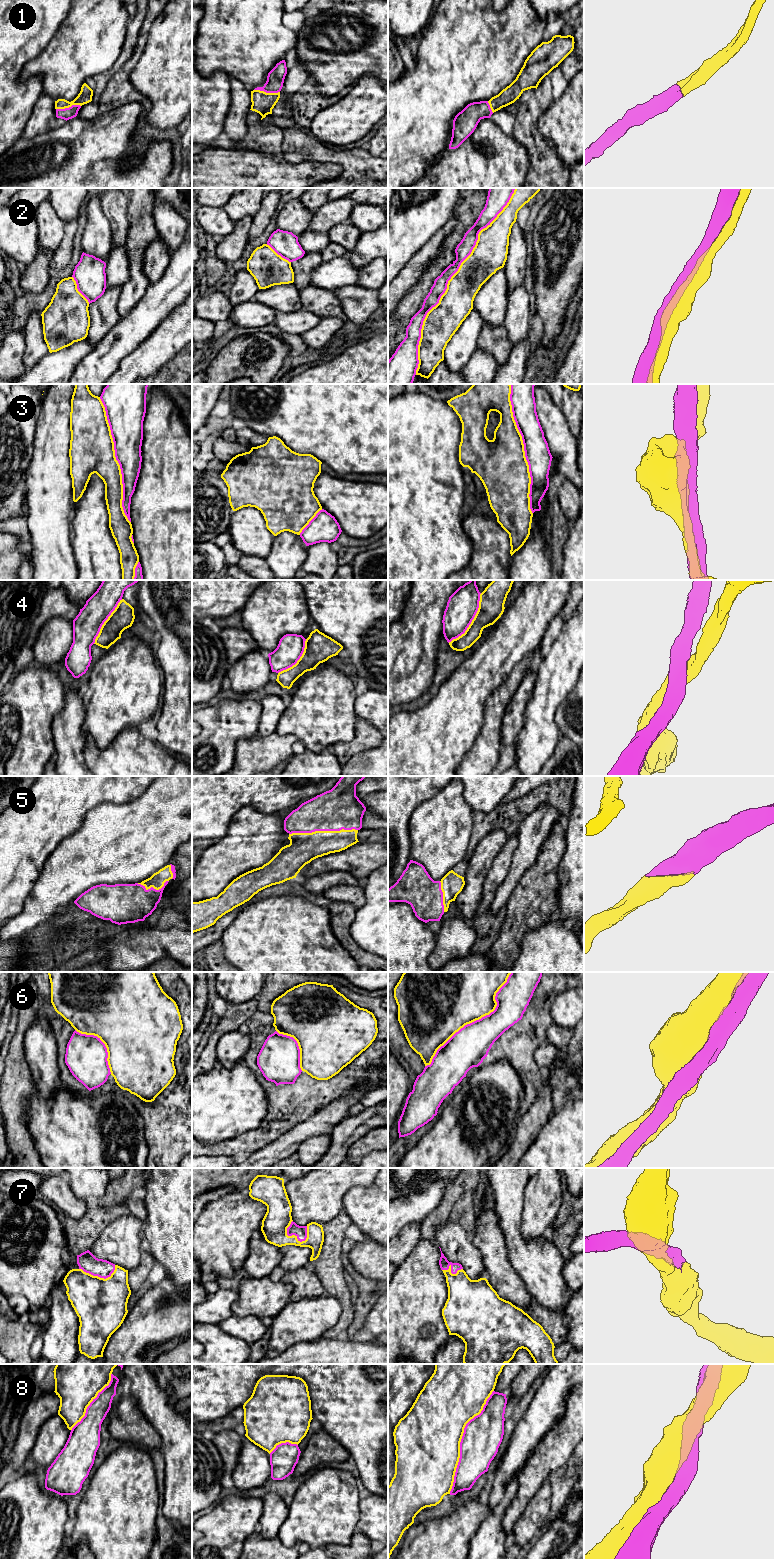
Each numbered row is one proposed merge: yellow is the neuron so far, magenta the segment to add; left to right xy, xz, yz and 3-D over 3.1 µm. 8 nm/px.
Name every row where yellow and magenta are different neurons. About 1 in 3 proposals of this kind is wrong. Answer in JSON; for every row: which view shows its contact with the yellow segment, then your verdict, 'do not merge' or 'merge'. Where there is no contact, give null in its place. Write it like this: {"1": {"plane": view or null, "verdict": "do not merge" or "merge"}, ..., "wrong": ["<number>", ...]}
{"1": {"plane": "xz", "verdict": "merge"}, "2": {"plane": "yz", "verdict": "do not merge"}, "3": {"plane": "yz", "verdict": "do not merge"}, "4": {"plane": "yz", "verdict": "do not merge"}, "5": {"plane": "xz", "verdict": "merge"}, "6": {"plane": "yz", "verdict": "merge"}, "7": {"plane": "xz", "verdict": "merge"}, "8": {"plane": "yz", "verdict": "merge"}, "wrong": ["2", "3", "4"]}

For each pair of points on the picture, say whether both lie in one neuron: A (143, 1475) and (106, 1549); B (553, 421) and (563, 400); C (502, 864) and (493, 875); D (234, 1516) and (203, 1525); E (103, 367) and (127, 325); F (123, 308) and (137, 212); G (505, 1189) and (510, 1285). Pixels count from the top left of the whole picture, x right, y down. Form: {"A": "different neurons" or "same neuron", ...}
{"A": "same neuron", "B": "different neurons", "C": "same neuron", "D": "same neuron", "E": "same neuron", "F": "same neuron", "G": "different neurons"}

